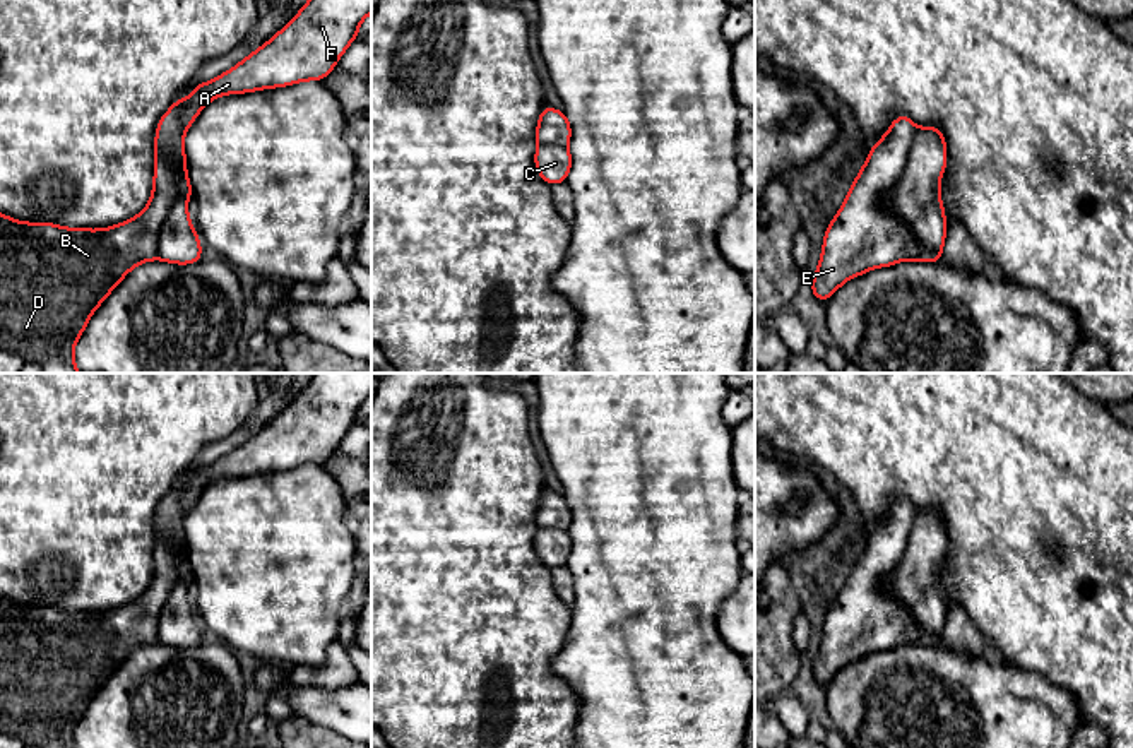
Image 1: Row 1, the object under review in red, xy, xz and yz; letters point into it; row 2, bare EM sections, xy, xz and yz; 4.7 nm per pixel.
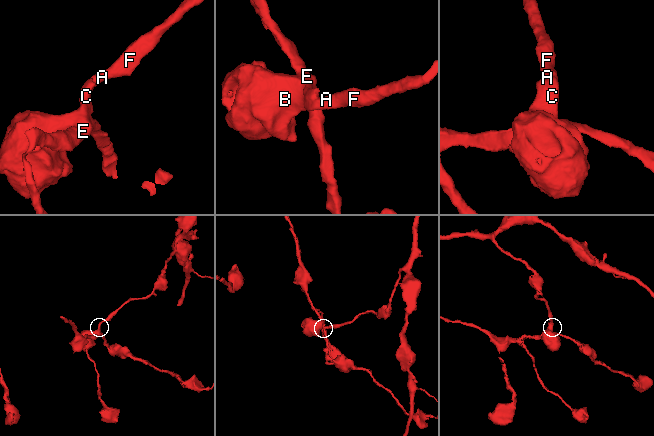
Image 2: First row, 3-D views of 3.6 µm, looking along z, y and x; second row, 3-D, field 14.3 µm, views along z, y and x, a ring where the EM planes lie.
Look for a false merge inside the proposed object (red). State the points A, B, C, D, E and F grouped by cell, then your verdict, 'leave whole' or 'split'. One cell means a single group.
A B C D F / E | split

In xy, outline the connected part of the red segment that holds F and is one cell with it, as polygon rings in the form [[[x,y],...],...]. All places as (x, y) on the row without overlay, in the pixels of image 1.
[[[313,373],[305,390],[265,428],[211,466],[197,467],[181,493],[183,515],[212,483],[323,464],[371,397],[371,373]]]

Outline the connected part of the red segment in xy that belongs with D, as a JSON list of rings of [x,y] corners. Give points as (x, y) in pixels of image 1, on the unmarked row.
[[[171,531],[154,534],[152,579],[135,601],[103,613],[24,606],[0,596],[0,748],[75,748],[74,729],[91,698],[139,647],[157,642],[157,623],[173,587],[192,580]]]

